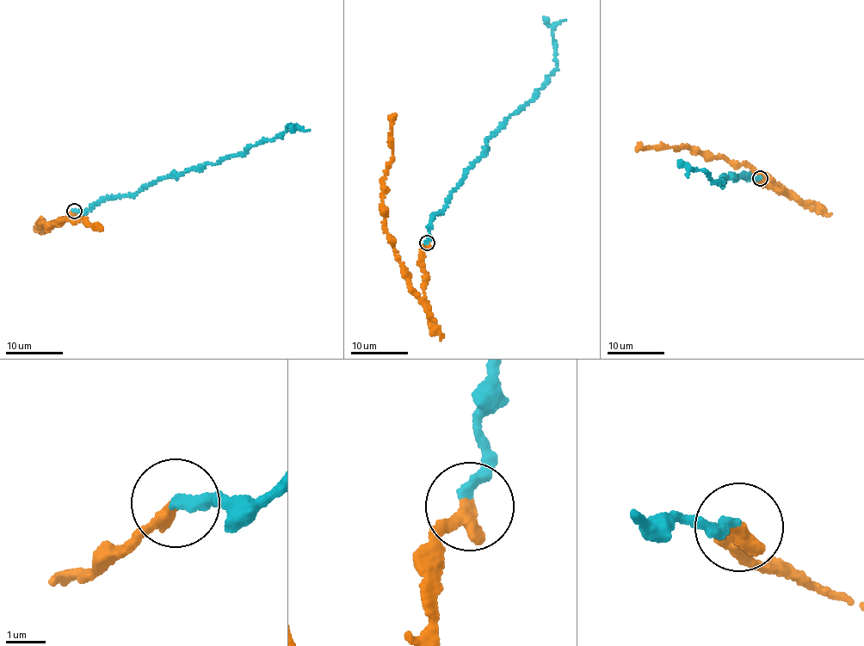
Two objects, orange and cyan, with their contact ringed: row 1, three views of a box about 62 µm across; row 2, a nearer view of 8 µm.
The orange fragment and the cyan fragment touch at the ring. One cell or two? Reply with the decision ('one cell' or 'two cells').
two cells

